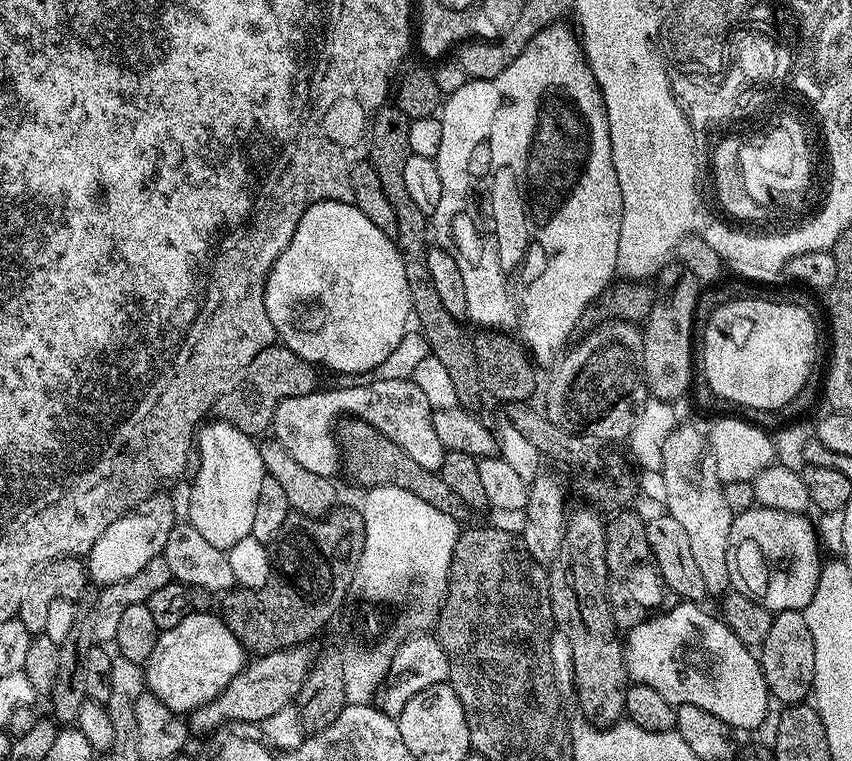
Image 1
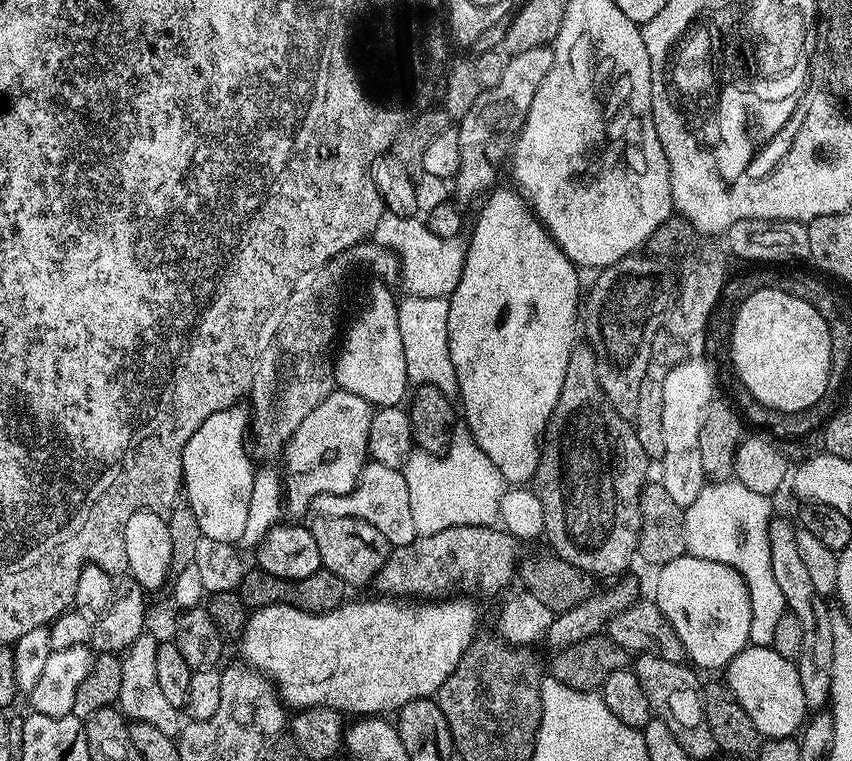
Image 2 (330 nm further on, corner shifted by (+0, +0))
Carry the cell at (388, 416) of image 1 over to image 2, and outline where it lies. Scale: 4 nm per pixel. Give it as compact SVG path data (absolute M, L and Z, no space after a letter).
M369 461L365 465L360 480L348 495L316 495L310 502L311 509L321 516L354 517L369 522L381 531L391 547L409 545L419 535L414 526L414 516L410 513L410 492L401 469L382 466Z

